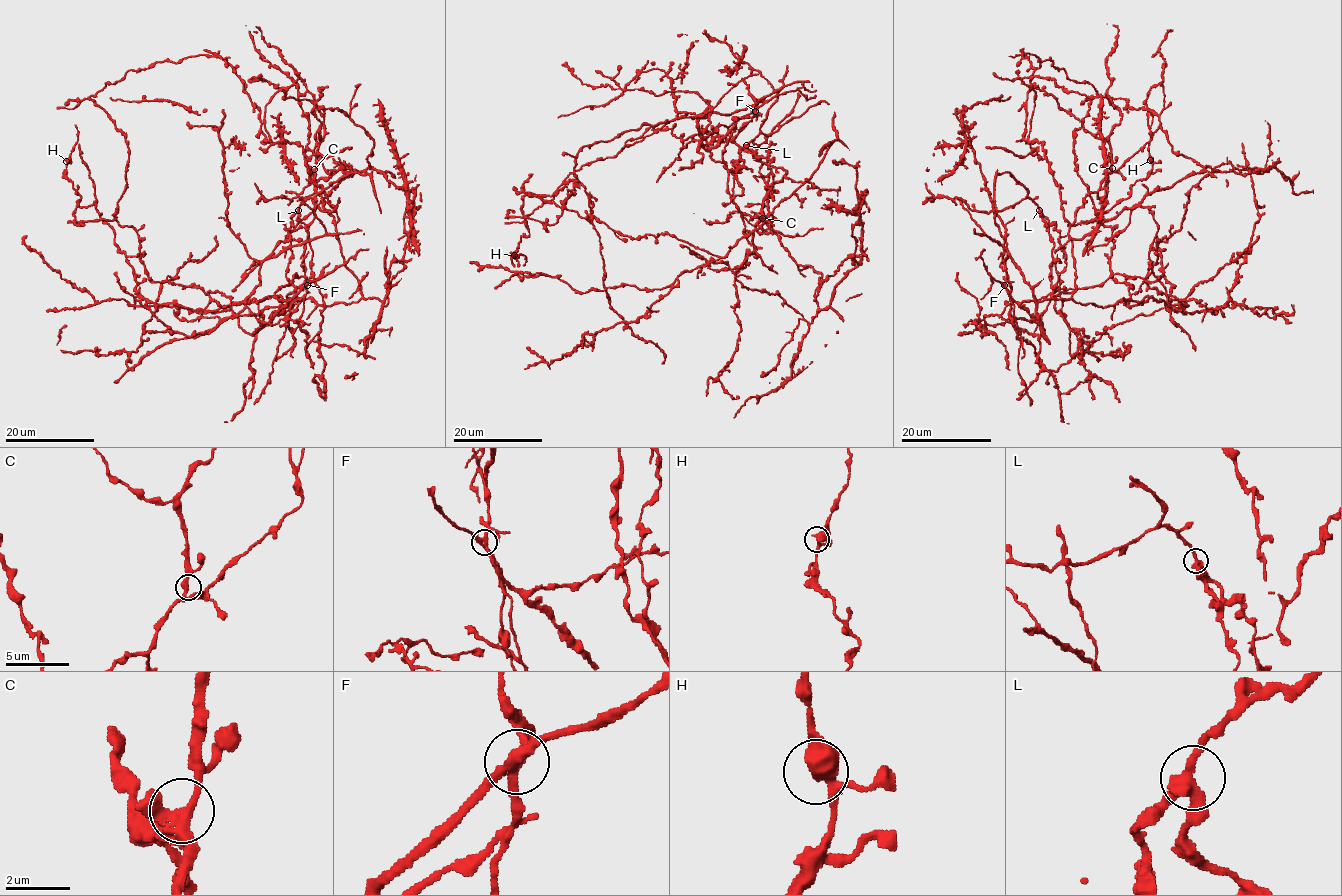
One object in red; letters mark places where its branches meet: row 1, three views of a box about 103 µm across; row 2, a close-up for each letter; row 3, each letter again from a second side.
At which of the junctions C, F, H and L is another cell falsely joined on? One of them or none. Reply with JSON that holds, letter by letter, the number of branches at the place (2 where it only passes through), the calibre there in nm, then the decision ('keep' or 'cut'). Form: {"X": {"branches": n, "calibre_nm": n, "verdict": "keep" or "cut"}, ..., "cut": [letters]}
{"C": {"branches": 4, "calibre_nm": 300, "verdict": "keep"}, "F": {"branches": 4, "calibre_nm": 320, "verdict": "cut"}, "H": {"branches": 4, "calibre_nm": 400, "verdict": "keep"}, "L": {"branches": 3, "calibre_nm": 320, "verdict": "keep"}, "cut": ["F"]}

